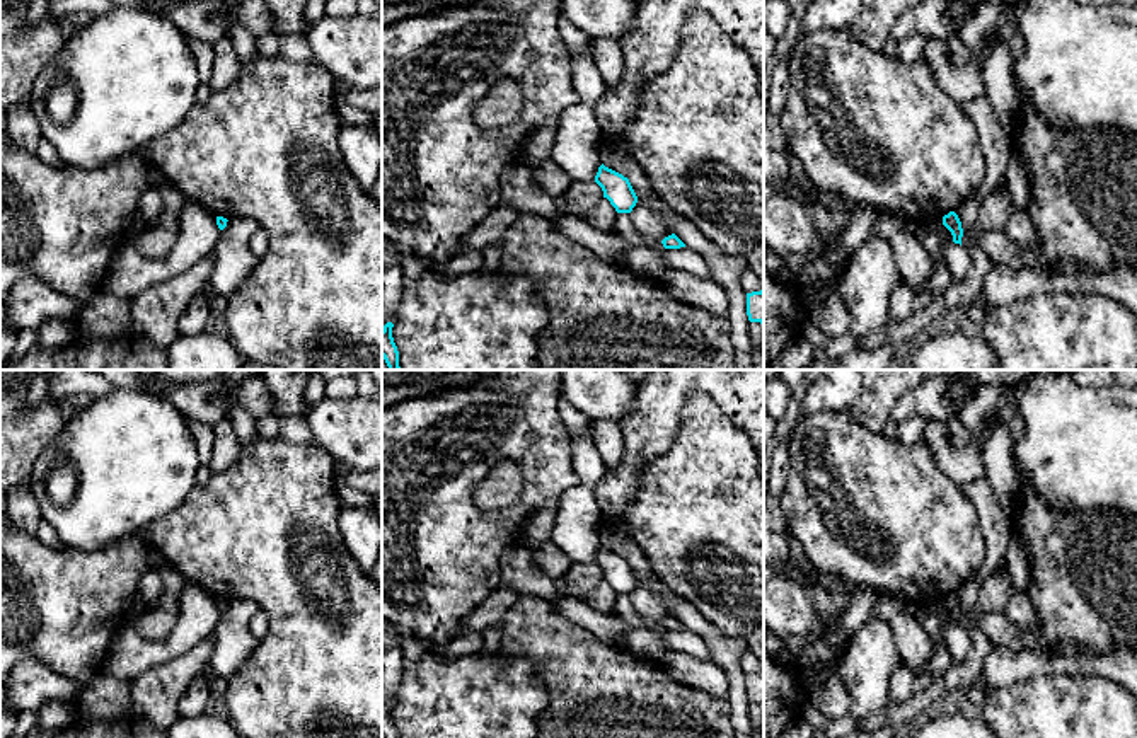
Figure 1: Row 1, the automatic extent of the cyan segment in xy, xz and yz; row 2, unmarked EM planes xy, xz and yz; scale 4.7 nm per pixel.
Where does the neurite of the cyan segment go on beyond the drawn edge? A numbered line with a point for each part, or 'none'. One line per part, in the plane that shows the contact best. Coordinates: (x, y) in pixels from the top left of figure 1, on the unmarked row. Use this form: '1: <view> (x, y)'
none

